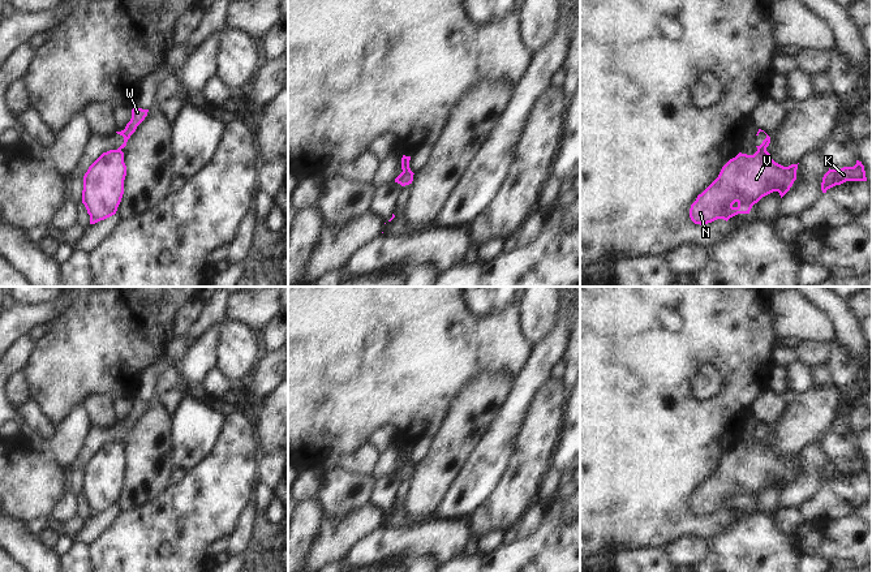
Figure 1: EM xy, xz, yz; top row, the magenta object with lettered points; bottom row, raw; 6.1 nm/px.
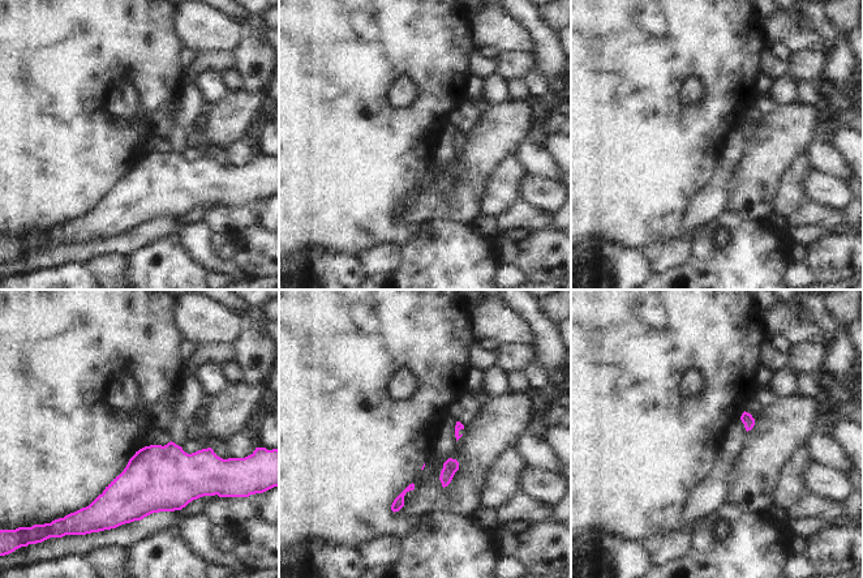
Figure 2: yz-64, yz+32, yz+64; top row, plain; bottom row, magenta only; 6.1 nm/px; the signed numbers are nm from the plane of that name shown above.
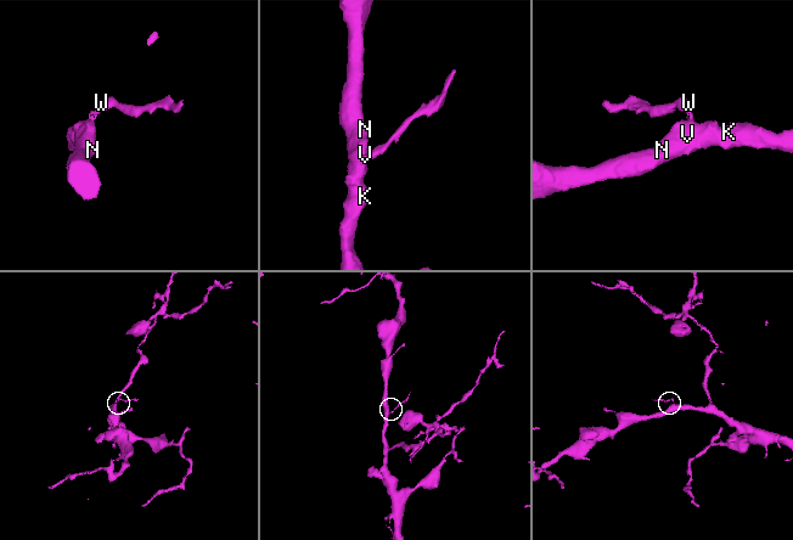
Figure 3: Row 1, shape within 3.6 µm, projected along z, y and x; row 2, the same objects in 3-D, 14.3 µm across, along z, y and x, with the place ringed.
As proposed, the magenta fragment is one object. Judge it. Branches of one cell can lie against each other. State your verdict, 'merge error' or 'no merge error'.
merge error

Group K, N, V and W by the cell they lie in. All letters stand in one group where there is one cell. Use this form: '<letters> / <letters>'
K N V / W

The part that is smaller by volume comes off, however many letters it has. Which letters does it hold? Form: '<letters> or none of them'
W

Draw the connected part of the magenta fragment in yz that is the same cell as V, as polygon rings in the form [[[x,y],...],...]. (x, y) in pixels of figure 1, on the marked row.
[[[757,150],[753,155],[739,152],[697,195],[691,205],[690,218],[703,225],[749,214],[755,203],[773,192],[778,192],[782,198],[796,180],[796,169],[798,164],[783,167],[776,163],[766,150]]]

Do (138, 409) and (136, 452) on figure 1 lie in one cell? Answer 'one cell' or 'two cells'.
two cells

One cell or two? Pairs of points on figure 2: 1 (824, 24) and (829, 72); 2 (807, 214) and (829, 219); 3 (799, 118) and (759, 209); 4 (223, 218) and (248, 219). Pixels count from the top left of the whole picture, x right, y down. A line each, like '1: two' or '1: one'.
1: one
2: one
3: one
4: one

